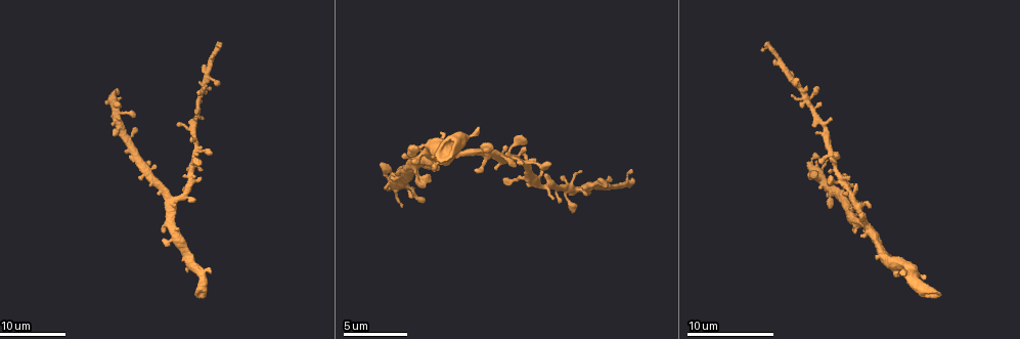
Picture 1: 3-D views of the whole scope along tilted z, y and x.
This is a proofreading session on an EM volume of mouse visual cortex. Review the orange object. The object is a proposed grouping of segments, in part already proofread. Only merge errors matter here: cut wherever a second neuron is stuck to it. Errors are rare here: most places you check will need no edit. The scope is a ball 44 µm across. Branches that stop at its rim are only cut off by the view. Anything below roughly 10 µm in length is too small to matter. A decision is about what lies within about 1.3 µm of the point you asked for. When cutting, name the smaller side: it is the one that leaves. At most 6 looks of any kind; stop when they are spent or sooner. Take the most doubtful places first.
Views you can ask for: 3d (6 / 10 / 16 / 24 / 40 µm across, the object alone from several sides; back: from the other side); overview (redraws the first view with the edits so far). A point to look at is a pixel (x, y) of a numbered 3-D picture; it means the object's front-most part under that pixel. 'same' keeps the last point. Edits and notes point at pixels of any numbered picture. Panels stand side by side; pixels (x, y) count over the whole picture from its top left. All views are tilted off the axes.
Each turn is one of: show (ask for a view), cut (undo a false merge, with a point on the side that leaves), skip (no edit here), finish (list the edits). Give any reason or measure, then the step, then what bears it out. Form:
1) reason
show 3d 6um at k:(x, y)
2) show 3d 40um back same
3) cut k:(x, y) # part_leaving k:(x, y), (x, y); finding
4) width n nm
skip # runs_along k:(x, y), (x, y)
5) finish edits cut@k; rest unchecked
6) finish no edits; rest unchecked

a fork
show 3d 16um at 1:(188, 188)

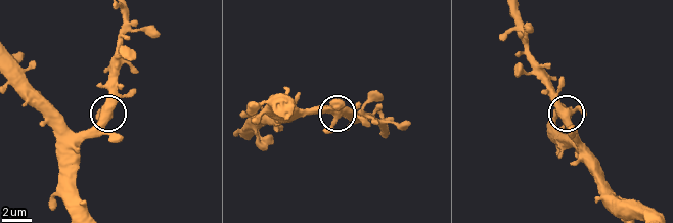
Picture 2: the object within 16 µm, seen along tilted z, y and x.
show 3d 6um at 2:(112, 108)

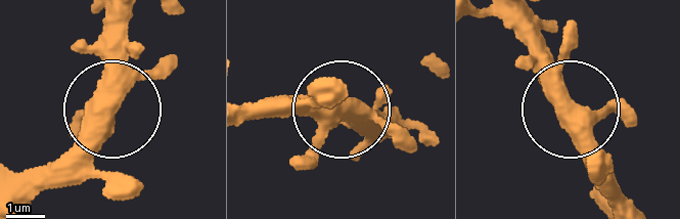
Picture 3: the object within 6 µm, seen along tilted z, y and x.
width 420 nm
skip # runs_along 3:(90, 96), (99, 117), (49, 178); one neuron here

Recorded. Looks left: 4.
show 3d 16um at 1:(166, 198)

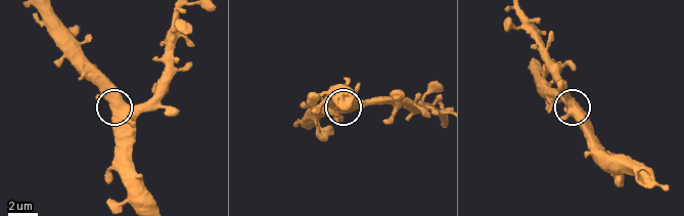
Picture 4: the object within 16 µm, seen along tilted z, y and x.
show 3d 6um at 4:(116, 110)

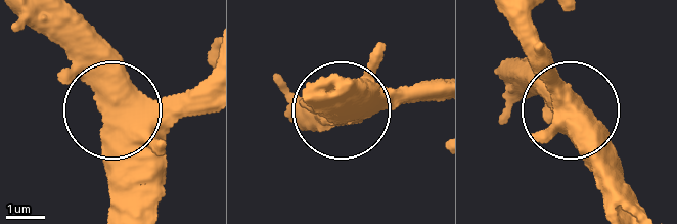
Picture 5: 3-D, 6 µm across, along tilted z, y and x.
show 3d 6um back at 5:(108, 112)

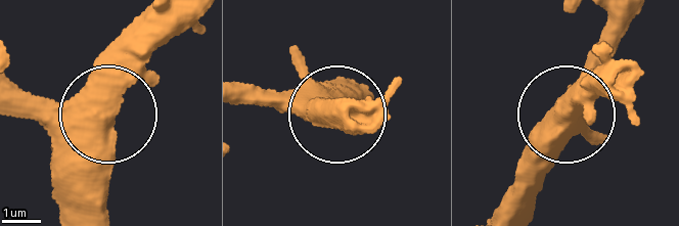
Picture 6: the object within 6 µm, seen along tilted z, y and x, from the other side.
skip # runs_along 6:(13, 82), (103, 112), (98, 211); all the same neuron

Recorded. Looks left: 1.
finish no edits; rest unchecked

